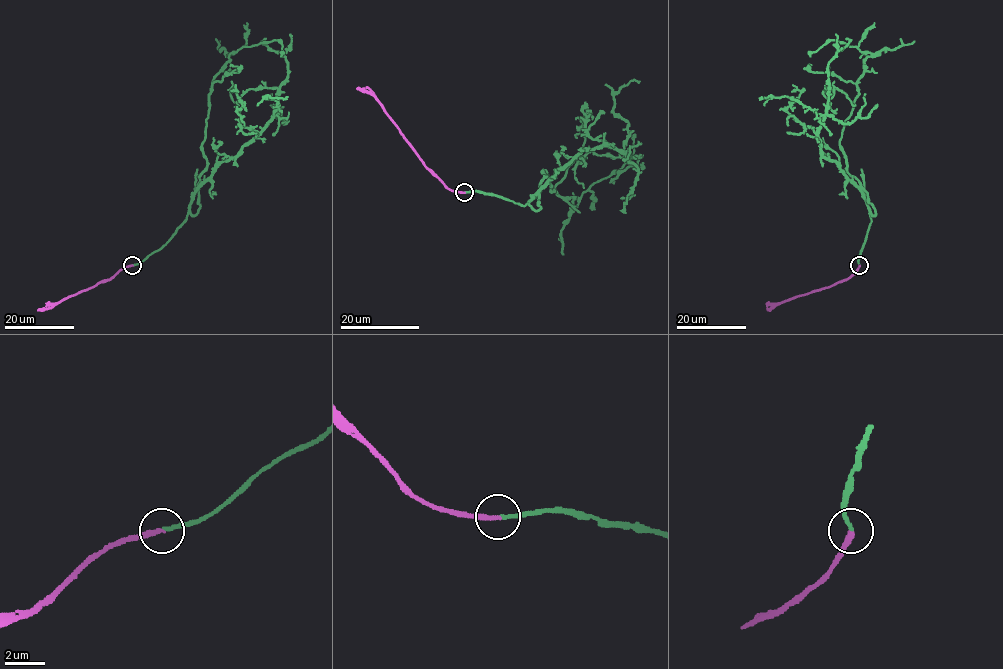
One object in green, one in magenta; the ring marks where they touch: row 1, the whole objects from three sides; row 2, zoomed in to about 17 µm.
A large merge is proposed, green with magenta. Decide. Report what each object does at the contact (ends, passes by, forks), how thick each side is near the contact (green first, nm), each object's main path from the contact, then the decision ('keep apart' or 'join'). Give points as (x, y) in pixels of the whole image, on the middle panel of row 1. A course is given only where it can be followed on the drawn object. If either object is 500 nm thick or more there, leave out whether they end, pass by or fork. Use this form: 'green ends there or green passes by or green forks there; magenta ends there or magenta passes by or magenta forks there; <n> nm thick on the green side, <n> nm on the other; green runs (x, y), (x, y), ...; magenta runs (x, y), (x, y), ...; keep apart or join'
green ends there; magenta ends there; 160 nm thick on the green side, 200 nm on the other; green runs (465, 192), (525, 205), (548, 178), (543, 170), (551, 190), (576, 206), (628, 160), (631, 136); magenta runs (464, 192), (451, 190), (437, 178), (382, 105), (357, 87); join

